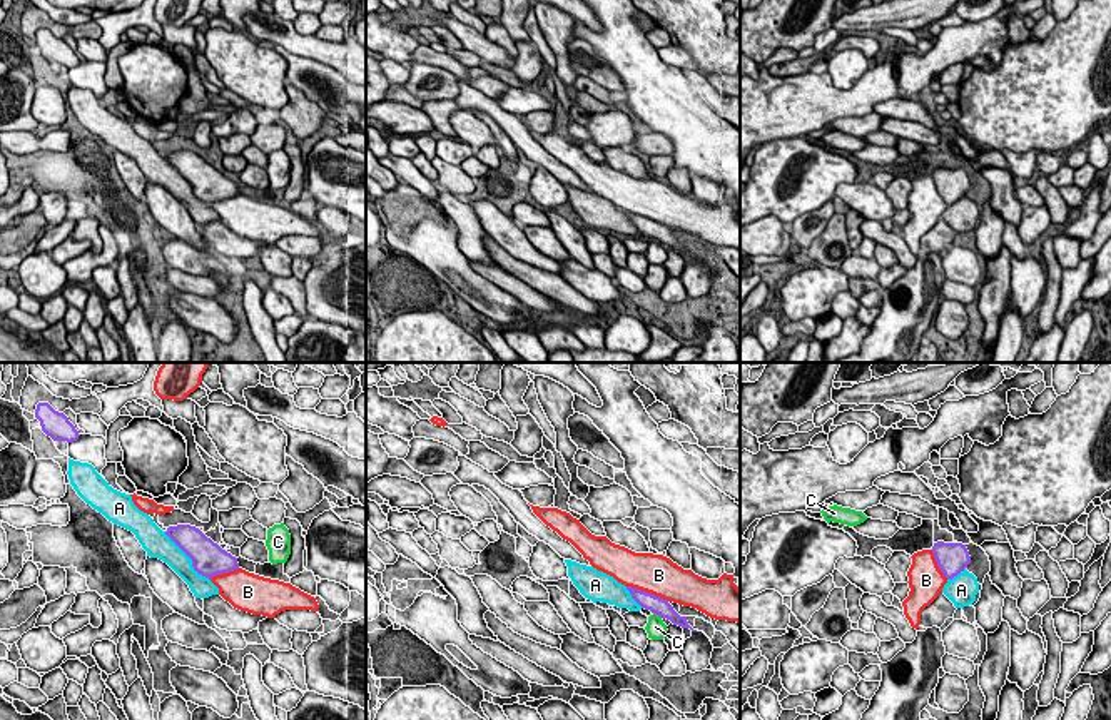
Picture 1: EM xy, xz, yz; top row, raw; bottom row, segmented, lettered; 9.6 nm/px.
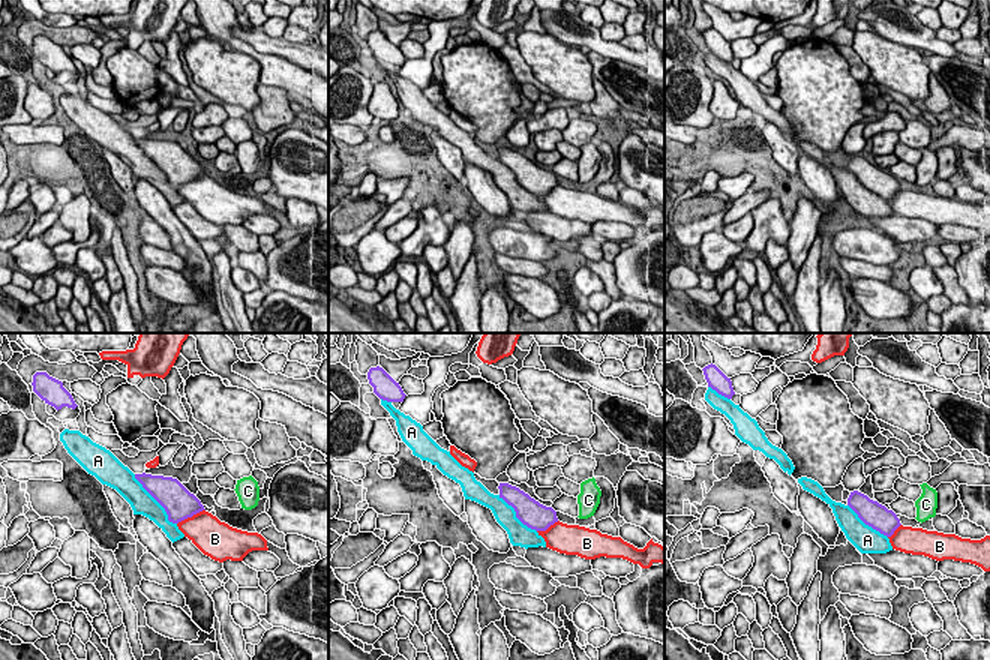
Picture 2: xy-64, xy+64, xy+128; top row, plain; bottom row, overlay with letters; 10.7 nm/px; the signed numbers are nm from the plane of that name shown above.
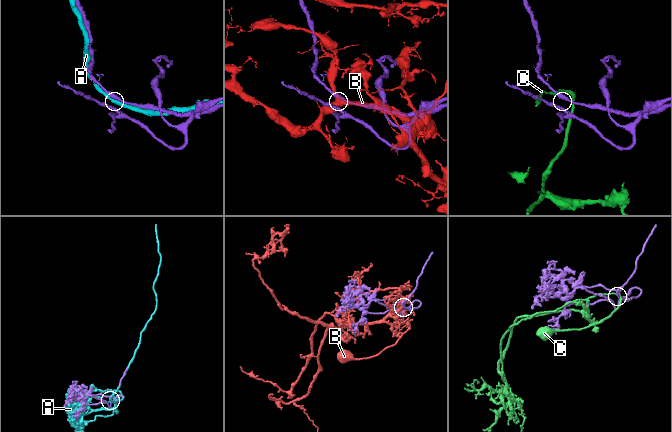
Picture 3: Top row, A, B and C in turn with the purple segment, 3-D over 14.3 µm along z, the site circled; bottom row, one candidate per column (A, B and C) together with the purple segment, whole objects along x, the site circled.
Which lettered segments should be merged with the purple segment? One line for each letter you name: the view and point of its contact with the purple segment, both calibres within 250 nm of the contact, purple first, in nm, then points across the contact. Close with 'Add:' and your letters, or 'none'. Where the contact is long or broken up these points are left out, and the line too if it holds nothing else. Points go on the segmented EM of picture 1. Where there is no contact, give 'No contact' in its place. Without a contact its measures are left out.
A: Touches purple at xy (189, 557). Thickness 320 nm (purple) against 220 nm
Add: A

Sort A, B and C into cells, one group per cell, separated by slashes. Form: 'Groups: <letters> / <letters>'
Groups: A / B / C

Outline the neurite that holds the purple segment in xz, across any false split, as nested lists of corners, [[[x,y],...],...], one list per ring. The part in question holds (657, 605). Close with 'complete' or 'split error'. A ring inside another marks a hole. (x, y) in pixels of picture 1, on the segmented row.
[[[627,586],[627,590],[630,591],[632,598],[645,610],[650,610],[653,615],[658,615],[660,618],[667,618],[670,620],[673,625],[678,625],[682,628],[690,628],[693,630],[688,621],[687,616],[680,616],[673,606],[668,603],[668,600],[663,600],[660,596],[655,596],[652,593]]]; complete

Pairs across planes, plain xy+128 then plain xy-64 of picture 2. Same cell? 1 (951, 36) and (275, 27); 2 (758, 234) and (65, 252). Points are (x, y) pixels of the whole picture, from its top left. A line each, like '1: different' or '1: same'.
1: same
2: same

